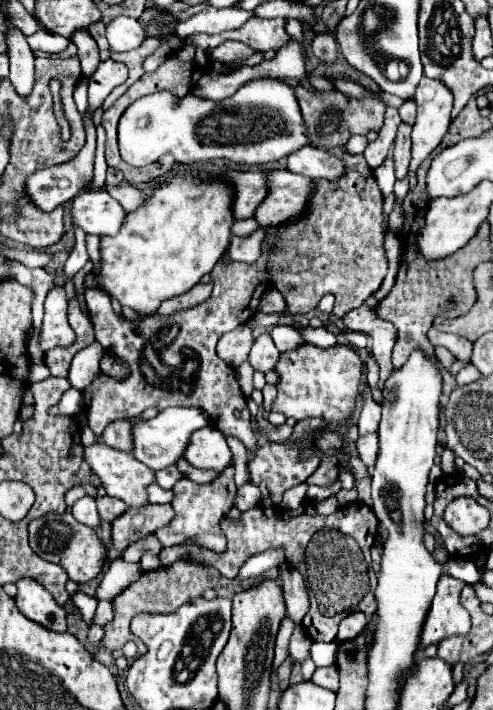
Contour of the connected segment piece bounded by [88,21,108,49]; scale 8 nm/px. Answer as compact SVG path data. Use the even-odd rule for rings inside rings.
M94 23L92 27L88 27L88 33L94 37L94 41L98 43L98 49L108 49L108 41L104 37L104 23Z

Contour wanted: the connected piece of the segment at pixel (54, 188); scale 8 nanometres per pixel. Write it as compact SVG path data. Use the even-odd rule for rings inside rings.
M88 113L86 119L84 119L84 127L86 127L86 145L82 147L82 151L76 155L76 159L68 161L68 163L62 163L62 165L56 165L56 167L48 167L48 169L42 169L42 171L36 171L32 173L24 187L26 187L26 193L30 197L30 201L44 213L56 209L60 203L68 203L72 201L78 191L84 187L84 179L90 179L92 177L92 167L94 167L94 151L96 151L96 129L92 125L92 115Z

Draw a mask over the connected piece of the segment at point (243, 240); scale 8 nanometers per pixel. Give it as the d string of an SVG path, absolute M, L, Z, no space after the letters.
M258 229L250 237L232 237L232 243L230 243L230 249L228 249L228 257L232 261L254 263L256 261L256 245L262 243L264 235L266 235L266 231Z

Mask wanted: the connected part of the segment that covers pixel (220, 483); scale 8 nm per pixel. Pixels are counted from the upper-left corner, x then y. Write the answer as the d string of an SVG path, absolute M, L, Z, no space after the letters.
M231 466L224 469L214 483L208 483L208 485L198 485L190 479L180 479L174 485L174 501L172 501L176 517L168 527L162 527L160 531L156 531L155 535L164 547L182 545L184 541L194 541L204 549L210 549L214 553L224 553L226 535L220 529L220 519L226 517L226 513L232 509L234 497L236 497L236 484Z

